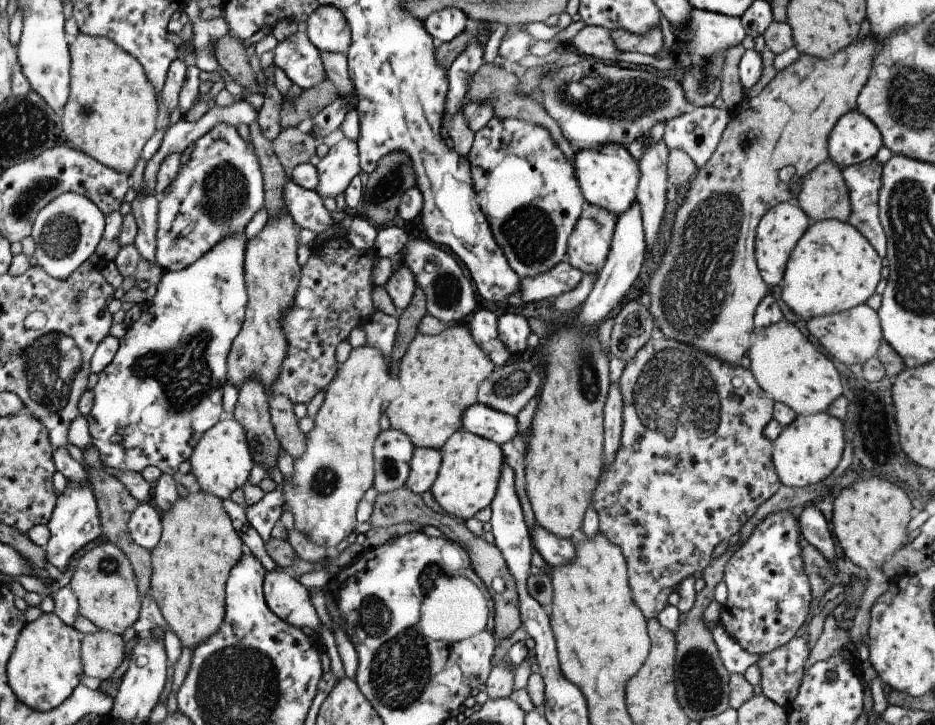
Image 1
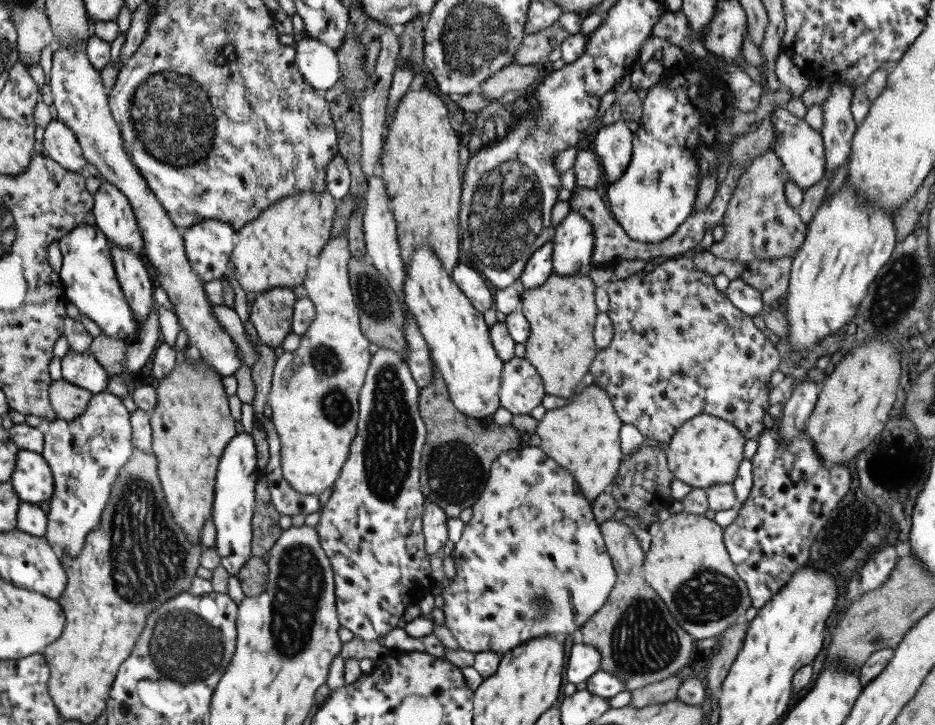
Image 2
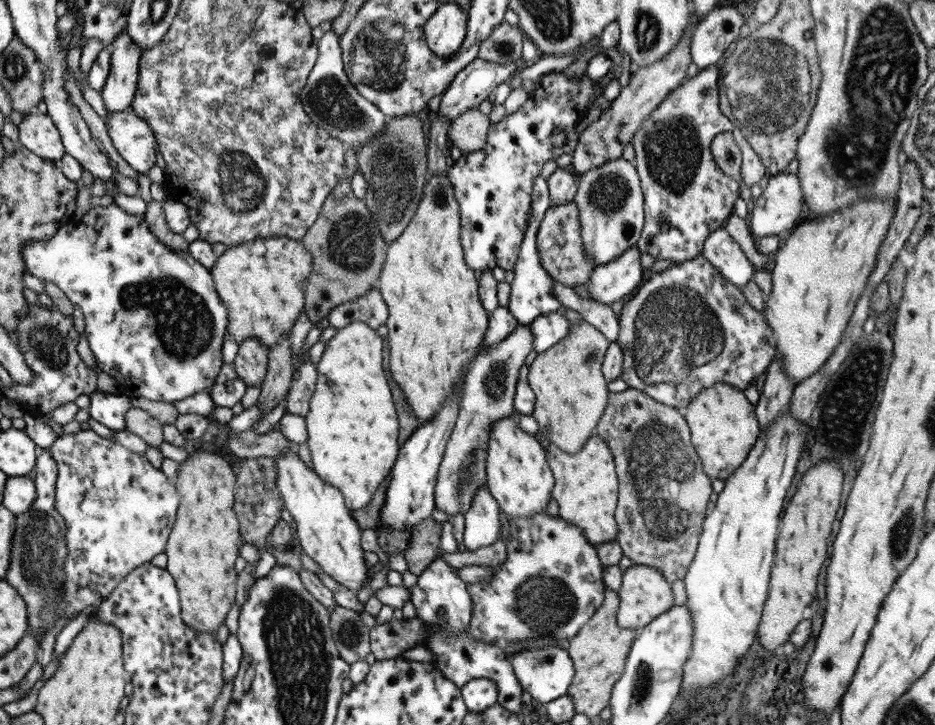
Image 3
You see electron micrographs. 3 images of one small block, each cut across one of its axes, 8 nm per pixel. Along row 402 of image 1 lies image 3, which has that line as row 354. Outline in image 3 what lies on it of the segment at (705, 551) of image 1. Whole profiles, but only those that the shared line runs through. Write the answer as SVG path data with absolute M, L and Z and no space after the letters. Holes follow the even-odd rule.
M702 254L690 260L672 264L664 271L654 273L642 287L638 288L638 292L636 292L634 298L625 302L622 314L617 319L620 323L620 332L616 341L621 346L624 356L621 374L622 380L628 384L629 388L638 389L649 394L656 402L661 402L680 410L686 408L690 404L690 401L696 398L702 390L709 386L714 386L717 382L728 382L742 391L746 390L750 384L761 384L766 370L777 352L774 331L763 311L755 310L744 296L742 288L728 281L726 277L723 277L719 273L719 270L709 260L706 260L706 257Z

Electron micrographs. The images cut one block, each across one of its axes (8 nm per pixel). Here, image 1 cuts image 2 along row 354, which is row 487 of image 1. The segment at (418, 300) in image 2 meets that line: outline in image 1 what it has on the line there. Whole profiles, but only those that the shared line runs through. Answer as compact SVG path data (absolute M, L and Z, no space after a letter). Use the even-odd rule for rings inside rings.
M458 429L439 450L441 465L431 486L433 497L446 514L463 522L482 508L490 506L496 496L499 480L505 465L501 445L493 440L475 435L466 429Z

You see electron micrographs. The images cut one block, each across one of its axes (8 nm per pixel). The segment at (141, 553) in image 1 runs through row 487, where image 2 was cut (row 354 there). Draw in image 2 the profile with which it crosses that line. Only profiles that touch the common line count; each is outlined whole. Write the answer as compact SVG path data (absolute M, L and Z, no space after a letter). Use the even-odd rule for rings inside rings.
M101 334L93 338L89 351L104 369L106 369L108 374L118 373L120 375L126 375L126 370L124 370L124 357L126 357L128 342Z

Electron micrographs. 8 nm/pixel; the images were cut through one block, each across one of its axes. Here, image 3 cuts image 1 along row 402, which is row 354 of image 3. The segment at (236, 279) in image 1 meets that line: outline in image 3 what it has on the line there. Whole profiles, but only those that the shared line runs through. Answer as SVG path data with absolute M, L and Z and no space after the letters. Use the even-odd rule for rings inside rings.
M116 203L108 206L96 206L91 208L83 216L76 217L75 221L67 221L58 232L46 240L30 240L23 246L23 257L27 272L40 280L52 282L66 294L73 306L78 306L84 315L85 333L89 346L96 357L99 371L106 372L117 381L122 391L131 396L148 398L156 402L178 402L193 394L208 391L214 384L215 378L220 372L222 361L222 344L227 336L228 314L226 306L221 301L210 269L202 266L194 260L188 252L177 252L169 246L162 244L151 232L146 224L144 215L128 214Z

